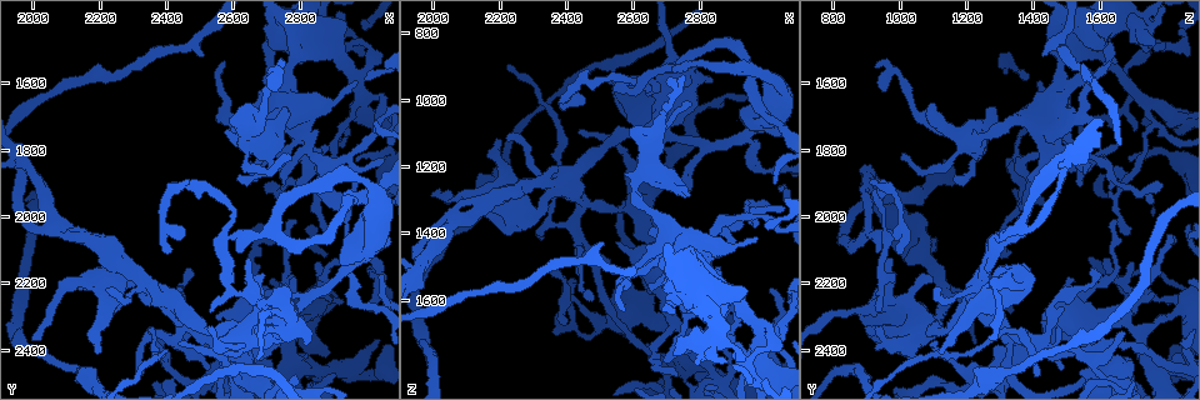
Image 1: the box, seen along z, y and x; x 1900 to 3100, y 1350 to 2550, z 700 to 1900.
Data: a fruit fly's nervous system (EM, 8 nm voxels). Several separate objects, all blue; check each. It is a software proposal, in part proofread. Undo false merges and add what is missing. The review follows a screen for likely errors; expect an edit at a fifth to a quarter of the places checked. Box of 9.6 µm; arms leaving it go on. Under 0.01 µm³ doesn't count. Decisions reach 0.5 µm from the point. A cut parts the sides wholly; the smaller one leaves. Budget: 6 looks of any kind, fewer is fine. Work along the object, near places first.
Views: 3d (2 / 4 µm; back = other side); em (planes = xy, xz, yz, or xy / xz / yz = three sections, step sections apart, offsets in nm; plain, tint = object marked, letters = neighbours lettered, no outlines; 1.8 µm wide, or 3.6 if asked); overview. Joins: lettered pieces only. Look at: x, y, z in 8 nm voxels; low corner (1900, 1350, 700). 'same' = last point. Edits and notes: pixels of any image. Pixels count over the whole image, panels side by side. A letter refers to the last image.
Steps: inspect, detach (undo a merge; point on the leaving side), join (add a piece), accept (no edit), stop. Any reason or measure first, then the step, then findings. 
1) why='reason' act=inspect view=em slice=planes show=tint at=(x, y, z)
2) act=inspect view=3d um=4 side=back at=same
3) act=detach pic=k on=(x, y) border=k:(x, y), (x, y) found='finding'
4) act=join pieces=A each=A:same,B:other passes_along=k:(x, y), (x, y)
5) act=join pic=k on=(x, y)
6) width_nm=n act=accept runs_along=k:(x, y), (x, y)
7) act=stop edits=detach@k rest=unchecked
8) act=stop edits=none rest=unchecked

why='side arm on a straight run' act=inspect view=3d um=2 at=(2110, 2050, 1360)

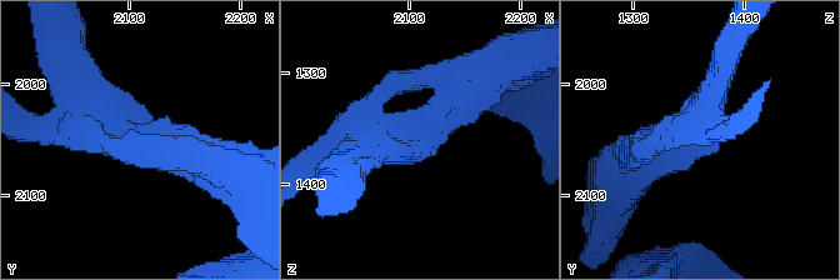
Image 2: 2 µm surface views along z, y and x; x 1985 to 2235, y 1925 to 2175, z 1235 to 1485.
why='shape alone is not enough' act=inspect view=em slice=planes show=letters at=(2120, 2052, 1350)

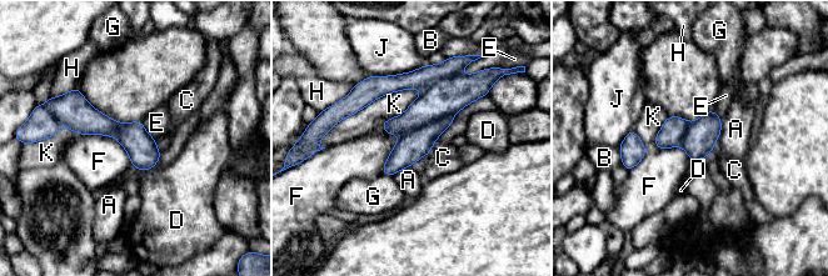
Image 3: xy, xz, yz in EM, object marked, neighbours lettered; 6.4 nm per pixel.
longest_contact=K:700nm act=accept each=A:other,B:other,C:other,D:other,E:other,F:other,G:other,H:other,J:other,K:other runs_along=3:(430, 68), (430, 114), (385, 171) found='continuous, no second cell'

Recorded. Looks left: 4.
why='abrupt turn' act=inspect view=em slice=planes show=letters at=(2660, 2230, 960)

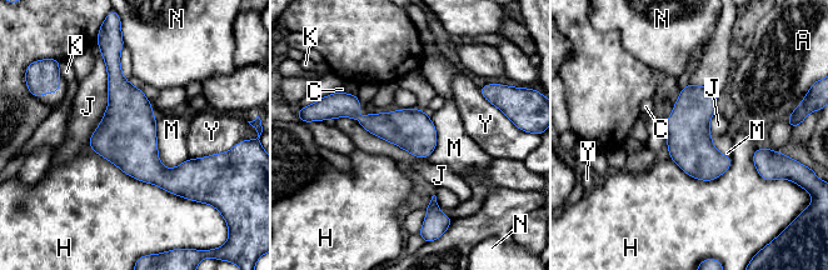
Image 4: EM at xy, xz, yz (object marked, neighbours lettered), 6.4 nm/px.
act=accept each=A:other,C:other,H:other,J:other,K:other,M:other,N:other,Y:other border=4:(101, 55), (108, 106), (86, 144) found='all the same cell'

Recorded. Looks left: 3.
why='four-way junction' act=inspect view=em slice=planes show=letters at=(2620, 2420, 1330)

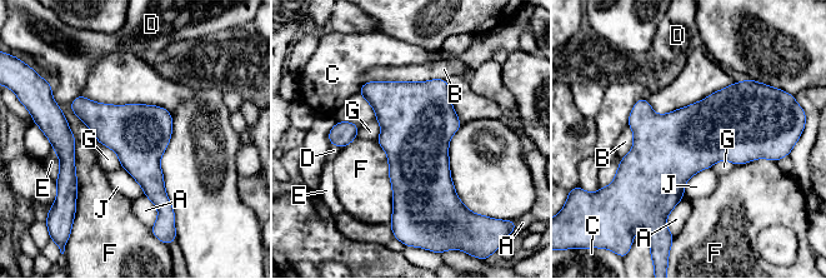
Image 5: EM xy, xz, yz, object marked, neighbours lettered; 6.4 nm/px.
width_nm=380 act=accept each=A:other,B:other,C:other,D:other,E:other,F:other,G:other,J:other border=5:(69, 105), (121, 167) found='continuous, no second cell'

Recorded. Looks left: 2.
act=stop edits=none rest=unchecked

